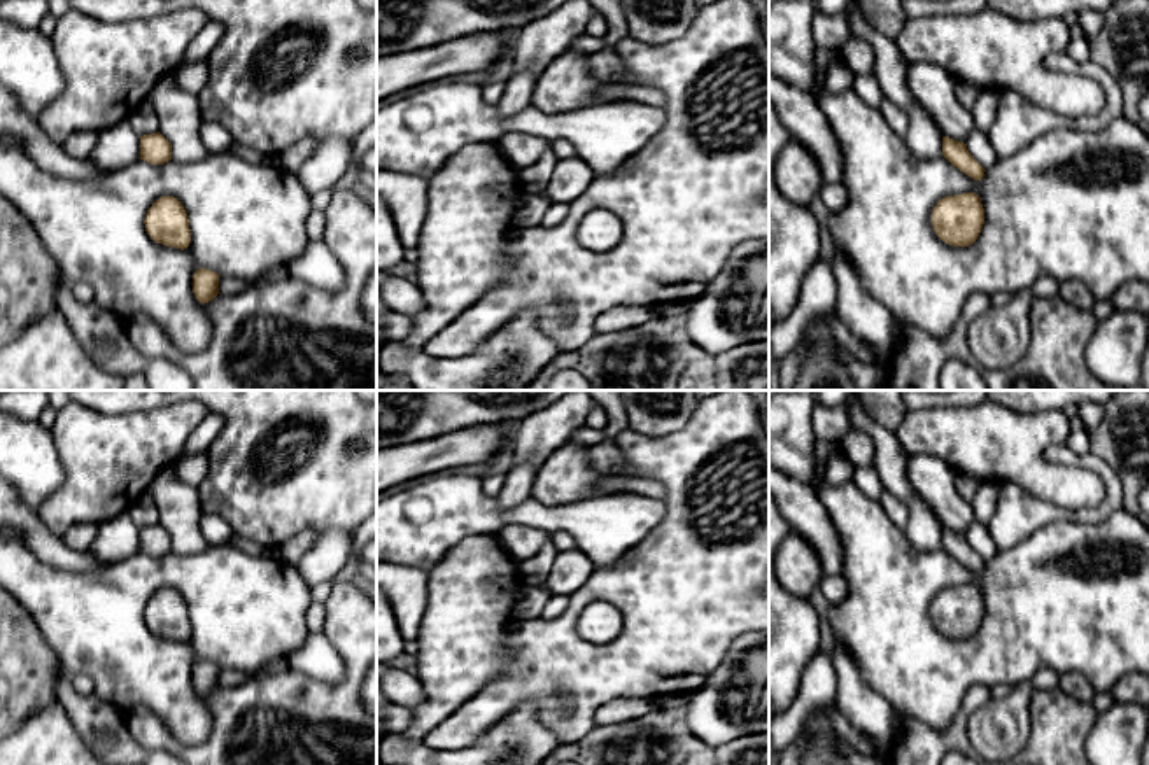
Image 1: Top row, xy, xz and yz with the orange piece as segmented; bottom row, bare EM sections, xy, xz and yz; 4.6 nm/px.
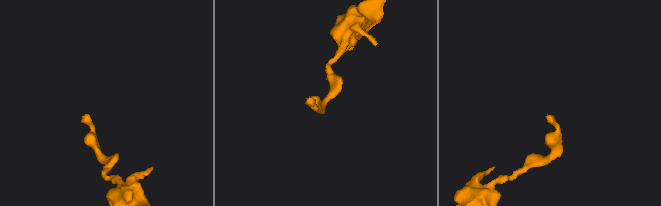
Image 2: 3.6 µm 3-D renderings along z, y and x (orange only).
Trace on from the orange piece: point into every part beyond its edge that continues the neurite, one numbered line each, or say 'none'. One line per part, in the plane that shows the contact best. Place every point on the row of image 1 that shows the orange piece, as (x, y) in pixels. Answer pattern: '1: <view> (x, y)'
none

